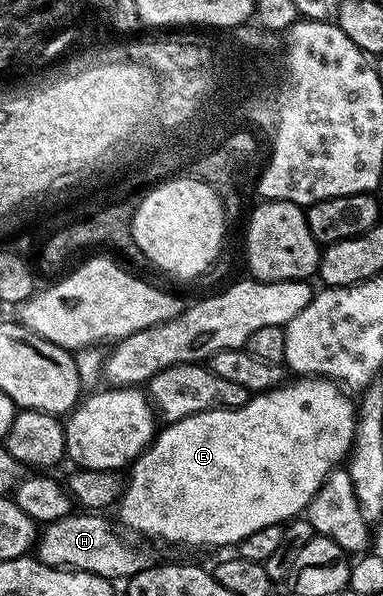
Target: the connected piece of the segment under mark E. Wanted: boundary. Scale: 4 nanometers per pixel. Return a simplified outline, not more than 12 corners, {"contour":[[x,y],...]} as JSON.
{"contour":[[300,376],[167,423],[125,531],[235,547],[303,515],[358,406]]}

